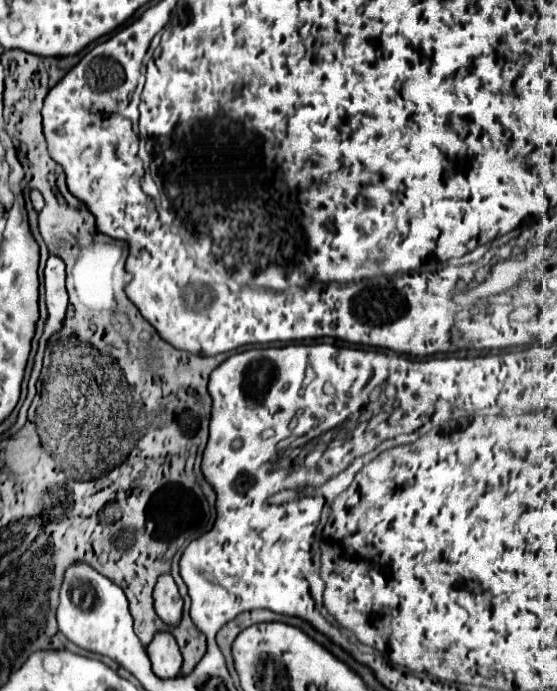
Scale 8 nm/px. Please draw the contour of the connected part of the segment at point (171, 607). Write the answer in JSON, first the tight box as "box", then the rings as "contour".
{"box":[153,574,183,626],"contour":[[[171,574],[157,578],[155,590],[153,590],[153,600],[155,600],[155,612],[165,624],[175,626],[181,620],[183,600],[179,596],[177,584],[173,582]]]}

